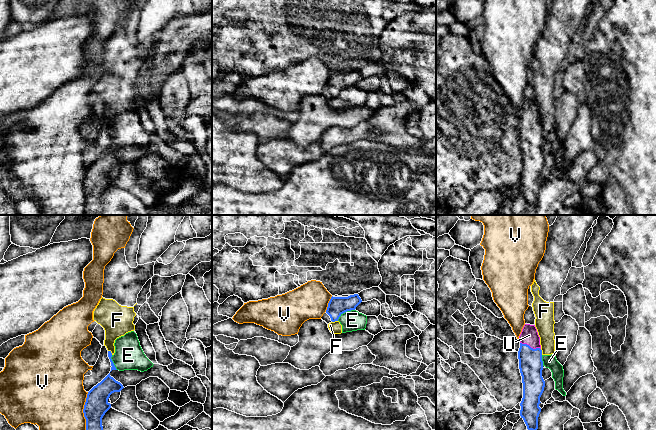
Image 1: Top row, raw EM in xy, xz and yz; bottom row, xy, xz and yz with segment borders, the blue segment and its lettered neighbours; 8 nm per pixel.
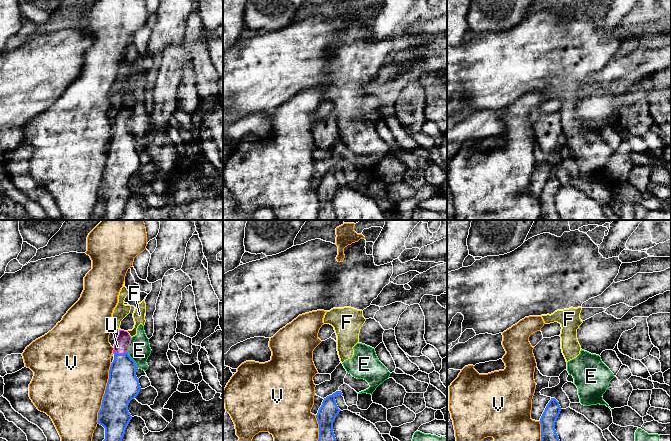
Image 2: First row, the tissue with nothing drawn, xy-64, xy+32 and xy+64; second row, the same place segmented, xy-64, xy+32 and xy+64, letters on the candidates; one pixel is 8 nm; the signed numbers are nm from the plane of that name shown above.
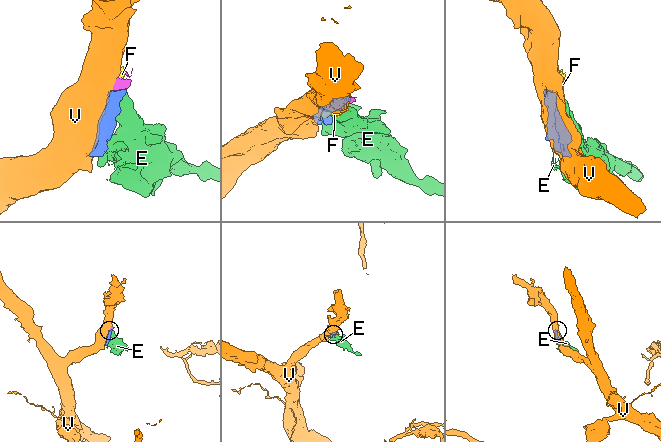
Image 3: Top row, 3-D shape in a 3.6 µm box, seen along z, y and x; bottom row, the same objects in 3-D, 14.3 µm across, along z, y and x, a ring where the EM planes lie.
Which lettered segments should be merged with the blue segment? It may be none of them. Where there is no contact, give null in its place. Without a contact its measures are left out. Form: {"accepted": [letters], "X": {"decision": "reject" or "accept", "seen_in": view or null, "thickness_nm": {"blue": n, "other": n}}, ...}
{"accepted": ["U"], "E": {"decision": "reject", "seen_in": "xz", "thickness_nm": {"blue": 140, "other": 160}}, "F": {"decision": "reject", "seen_in": "xy", "thickness_nm": {"blue": 40, "other": 220}}, "U": {"decision": "accept", "seen_in": "yz", "thickness_nm": {"blue": 190, "other": 140}}, "V": {"decision": "reject", "seen_in": "xy", "thickness_nm": {"blue": 190, "other": 440}}}

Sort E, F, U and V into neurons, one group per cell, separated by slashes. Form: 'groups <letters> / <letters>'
groups E F / U / V

